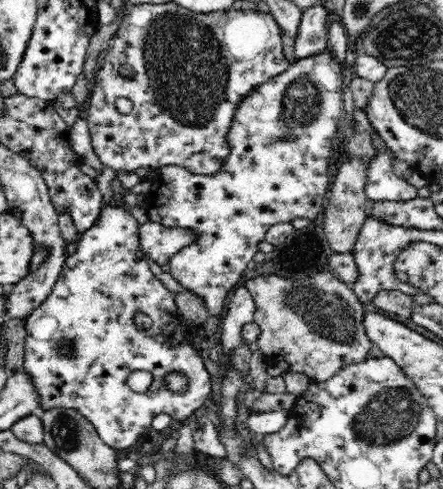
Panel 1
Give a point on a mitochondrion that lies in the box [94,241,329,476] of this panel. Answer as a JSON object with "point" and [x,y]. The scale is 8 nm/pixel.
{"point":[297,270]}

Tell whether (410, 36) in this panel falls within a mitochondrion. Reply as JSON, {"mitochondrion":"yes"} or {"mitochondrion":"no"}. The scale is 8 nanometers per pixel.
{"mitochondrion":"yes"}

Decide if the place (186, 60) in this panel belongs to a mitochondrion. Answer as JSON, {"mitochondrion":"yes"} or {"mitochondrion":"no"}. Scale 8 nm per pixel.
{"mitochondrion":"yes"}

